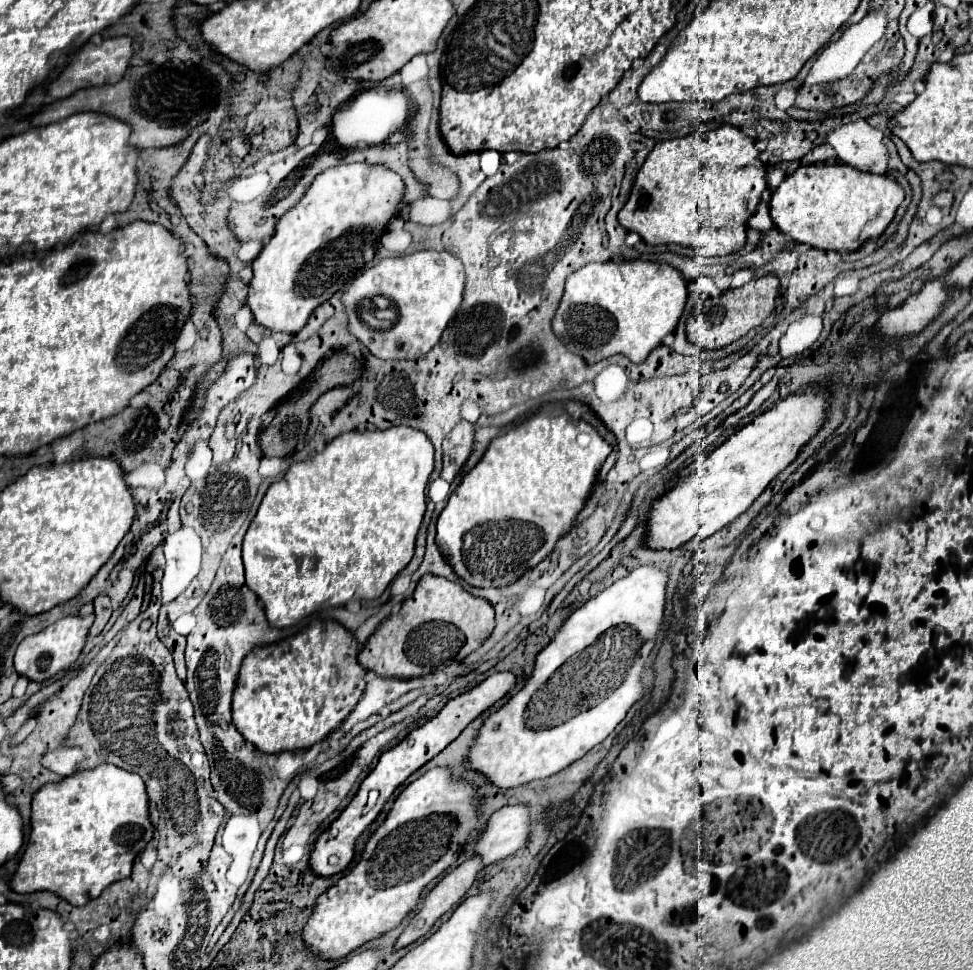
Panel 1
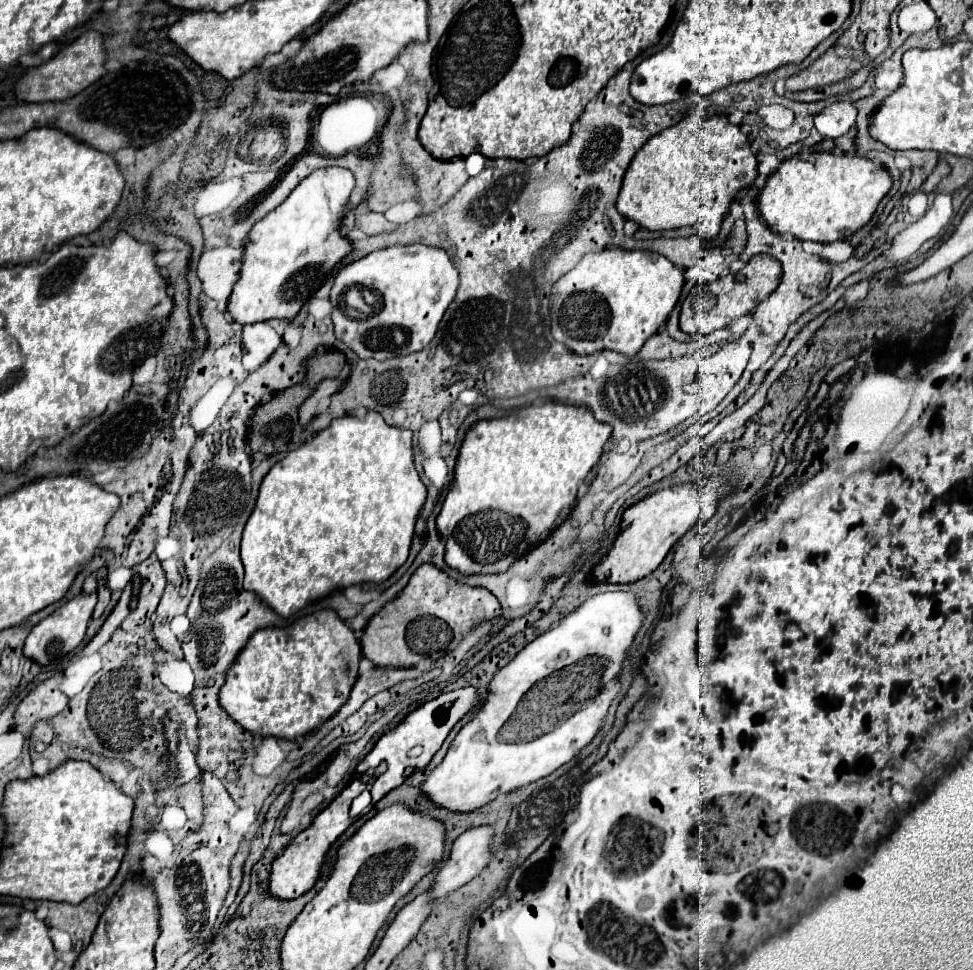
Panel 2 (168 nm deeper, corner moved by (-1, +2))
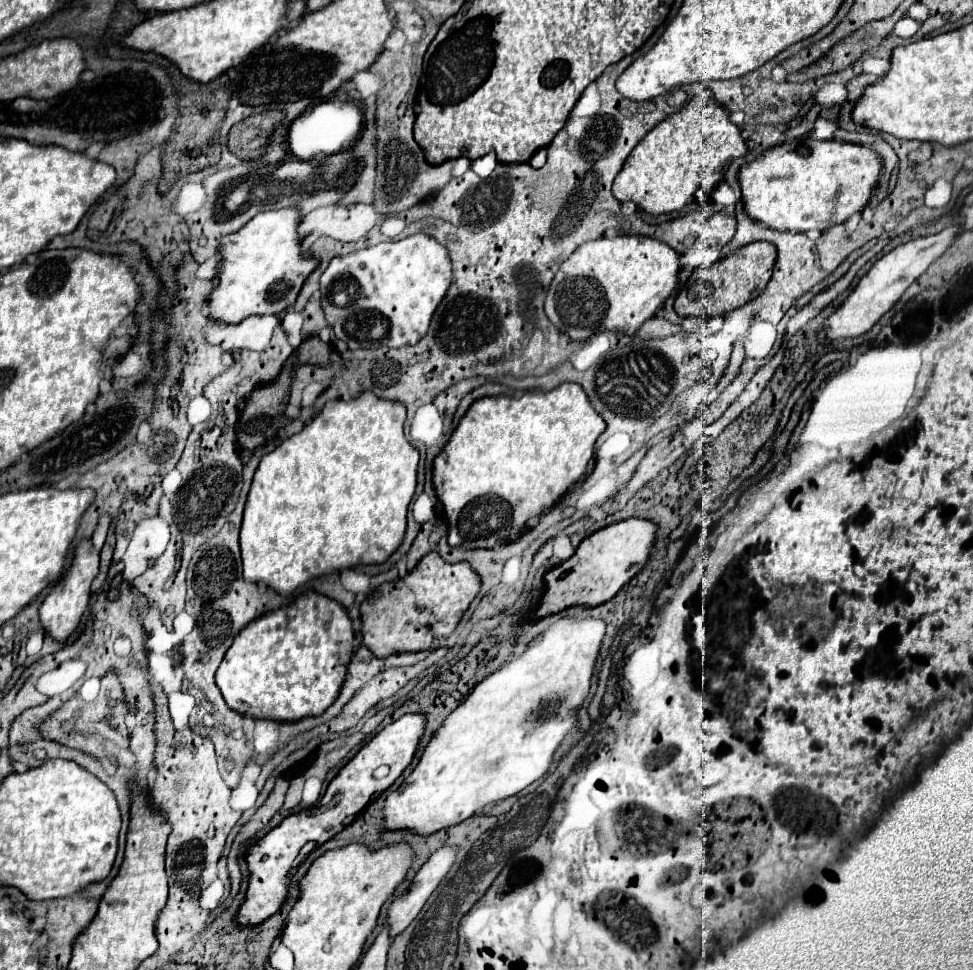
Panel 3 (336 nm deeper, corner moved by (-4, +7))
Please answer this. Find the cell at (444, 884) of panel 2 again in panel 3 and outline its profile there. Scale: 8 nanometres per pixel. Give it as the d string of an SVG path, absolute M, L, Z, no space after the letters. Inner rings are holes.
M447 845L435 851L415 875L411 887L391 903L387 913L387 925L391 927L393 937L399 935L419 915L427 899L433 895L433 891L439 887L439 883L457 861L457 849L457 845Z

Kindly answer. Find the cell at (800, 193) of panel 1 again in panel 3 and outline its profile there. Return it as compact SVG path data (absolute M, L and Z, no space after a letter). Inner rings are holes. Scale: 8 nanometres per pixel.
M799 137L793 139L791 143L777 145L773 149L767 149L757 161L745 165L739 171L739 183L741 183L741 193L743 193L743 203L747 215L751 219L779 231L825 231L829 227L823 227L827 223L843 223L849 219L853 213L861 213L877 183L879 175L883 171L883 161L879 155L863 145L853 145L853 143L843 143L843 141L819 141L813 137Z

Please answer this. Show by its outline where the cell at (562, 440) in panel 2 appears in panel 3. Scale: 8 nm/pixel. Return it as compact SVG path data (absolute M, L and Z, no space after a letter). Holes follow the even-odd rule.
M561 383L551 391L527 391L521 397L499 395L477 399L433 463L433 485L449 523L449 545L497 549L503 543L517 541L529 531L529 519L551 509L587 475L587 465L595 453L595 441L605 429L607 423L593 409L583 387L575 383Z

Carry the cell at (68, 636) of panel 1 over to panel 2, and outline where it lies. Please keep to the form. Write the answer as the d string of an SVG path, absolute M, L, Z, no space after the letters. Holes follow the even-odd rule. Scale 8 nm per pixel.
M80 592L78 596L74 596L72 600L68 600L66 604L62 604L58 610L54 610L50 616L46 616L44 620L40 620L30 630L30 634L26 638L26 644L24 644L24 654L30 656L34 662L38 662L42 666L48 666L50 662L60 660L62 656L66 656L68 652L72 652L84 640L86 626L88 626L88 620L92 618L94 606L96 606L96 592L92 592L92 594Z

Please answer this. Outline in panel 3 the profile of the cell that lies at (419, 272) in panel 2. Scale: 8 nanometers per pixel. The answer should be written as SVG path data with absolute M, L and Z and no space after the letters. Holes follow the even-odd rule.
M419 233L335 257L321 275L323 311L337 339L345 341L349 349L415 345L427 335L433 313L443 301L443 295L447 295L449 285L451 259L447 247ZM343 277L353 277L359 283L359 297L355 303L339 307L327 297L335 295L333 283L343 281Z

